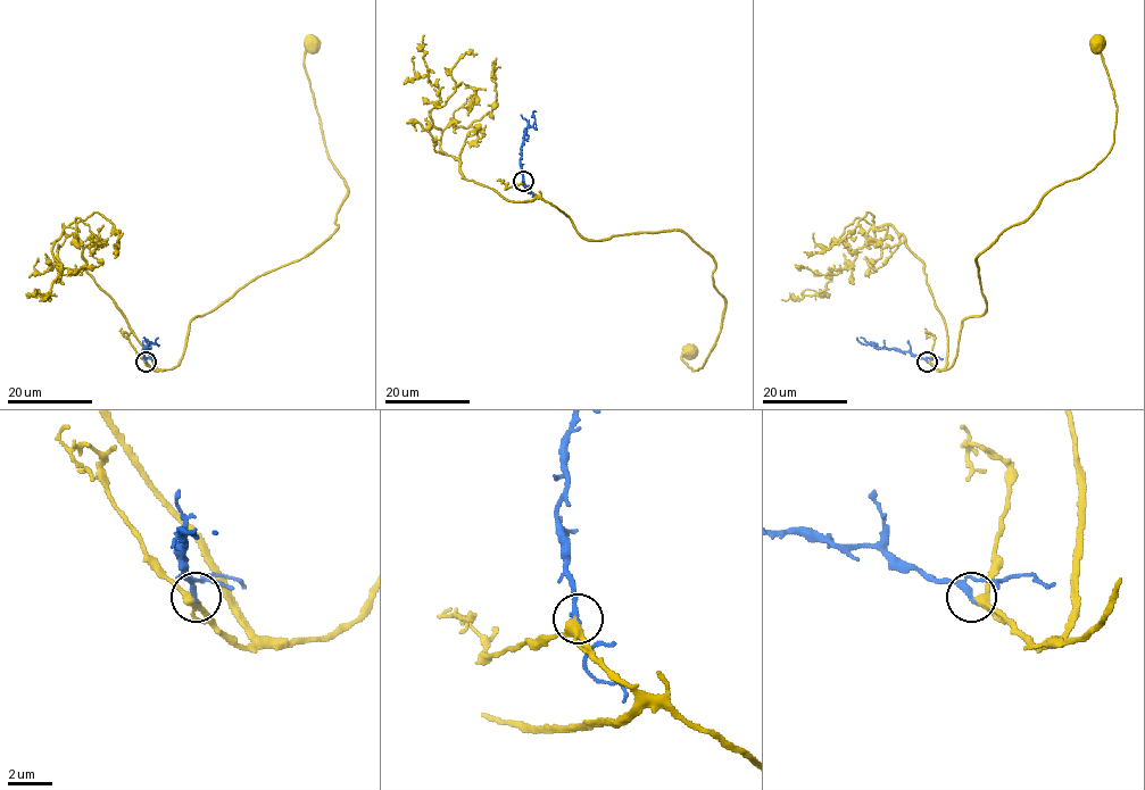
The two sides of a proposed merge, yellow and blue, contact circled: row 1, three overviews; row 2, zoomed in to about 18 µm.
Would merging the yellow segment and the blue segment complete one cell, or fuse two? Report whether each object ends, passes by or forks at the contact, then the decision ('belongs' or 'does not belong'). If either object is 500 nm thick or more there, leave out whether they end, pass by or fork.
yellow passes by; blue passes by; belongs

